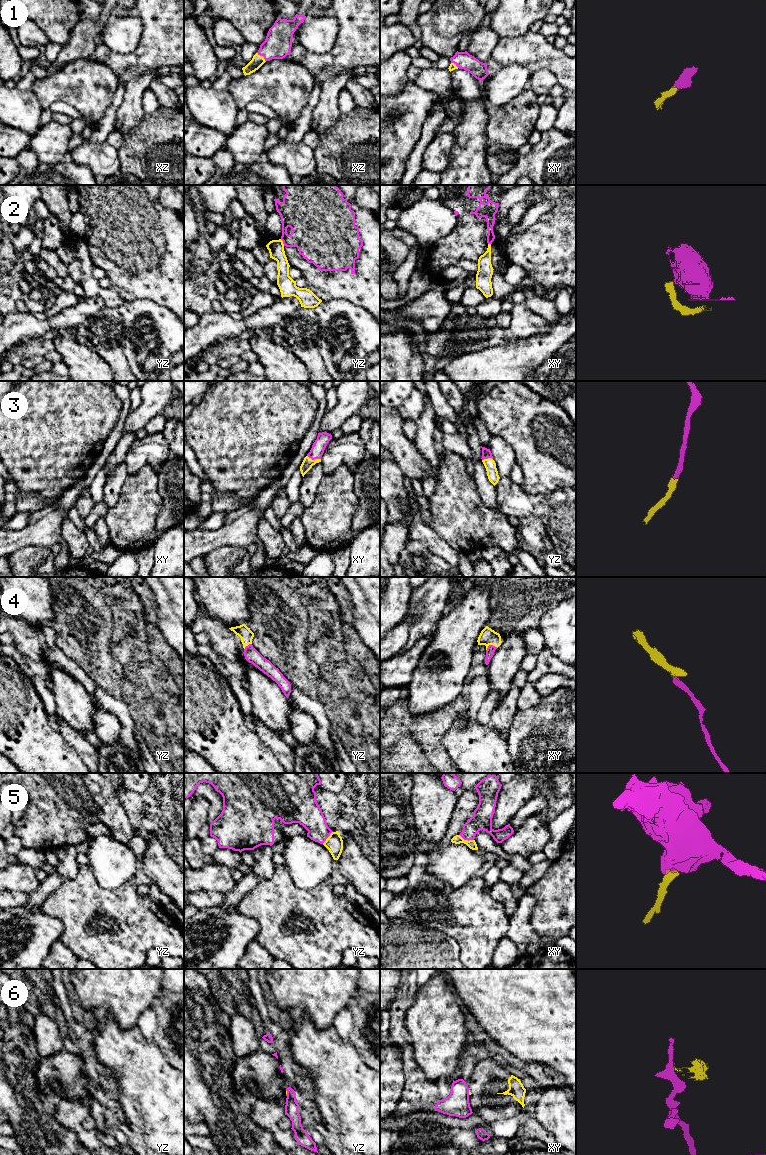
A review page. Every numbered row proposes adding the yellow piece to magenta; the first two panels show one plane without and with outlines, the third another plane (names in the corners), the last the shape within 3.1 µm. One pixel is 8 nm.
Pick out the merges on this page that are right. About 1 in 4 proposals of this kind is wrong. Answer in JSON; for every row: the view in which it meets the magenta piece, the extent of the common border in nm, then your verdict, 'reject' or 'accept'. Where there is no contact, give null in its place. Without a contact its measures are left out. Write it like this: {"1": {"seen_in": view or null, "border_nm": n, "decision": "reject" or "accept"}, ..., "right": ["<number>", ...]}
{"1": {"seen_in": "xz", "border_nm": 100, "decision": "accept"}, "2": {"seen_in": "yz", "border_nm": 70, "decision": "reject"}, "3": {"seen_in": "xy", "border_nm": 120, "decision": "accept"}, "4": {"seen_in": "xy", "border_nm": 100, "decision": "accept"}, "5": {"seen_in": "xy", "border_nm": 130, "decision": "reject"}, "6": {"seen_in": "xy", "border_nm": 40, "decision": "reject"}, "right": ["1", "3", "4"]}

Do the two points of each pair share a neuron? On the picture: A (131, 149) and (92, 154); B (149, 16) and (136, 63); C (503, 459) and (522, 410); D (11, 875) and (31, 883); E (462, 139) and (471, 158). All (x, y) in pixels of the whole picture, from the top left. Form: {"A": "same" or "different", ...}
{"A": "different", "B": "same", "C": "different", "D": "same", "E": "same"}

